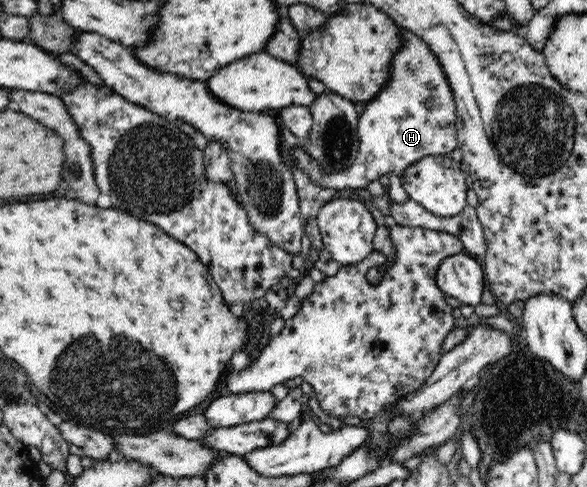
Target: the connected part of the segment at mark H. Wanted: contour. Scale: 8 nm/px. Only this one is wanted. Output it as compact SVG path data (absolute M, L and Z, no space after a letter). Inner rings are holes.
M402 28L403 46L393 56L391 76L384 90L366 104L358 121L358 156L349 169L339 174L325 173L301 146L289 147L311 182L323 188L365 189L372 181L388 173L401 176L427 156L449 155L458 147L456 105L442 66L430 48L418 36Z

